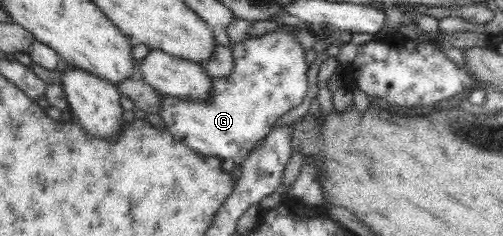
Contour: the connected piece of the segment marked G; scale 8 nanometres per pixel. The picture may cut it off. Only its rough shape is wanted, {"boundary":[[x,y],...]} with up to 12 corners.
{"boundary":[[299,31],[232,47],[204,101],[158,92],[178,142],[241,166],[311,92]]}

